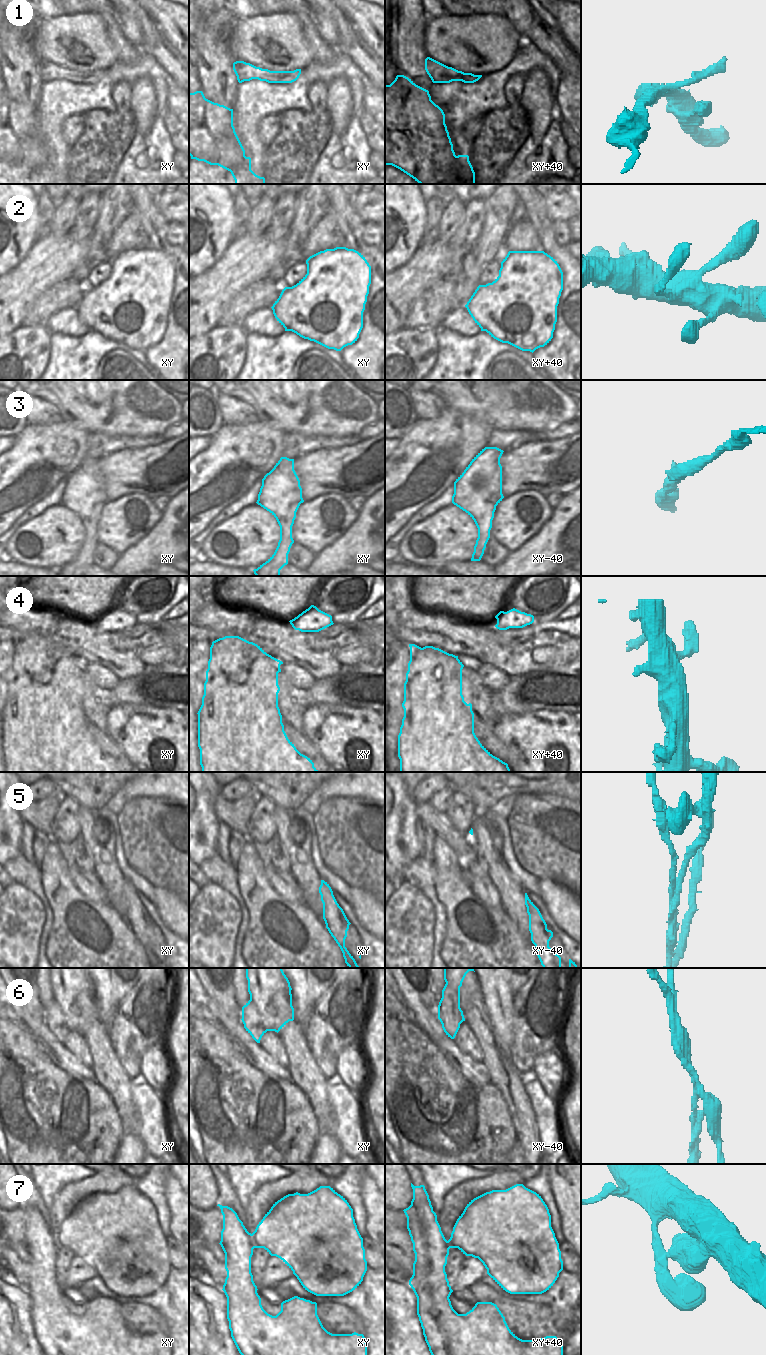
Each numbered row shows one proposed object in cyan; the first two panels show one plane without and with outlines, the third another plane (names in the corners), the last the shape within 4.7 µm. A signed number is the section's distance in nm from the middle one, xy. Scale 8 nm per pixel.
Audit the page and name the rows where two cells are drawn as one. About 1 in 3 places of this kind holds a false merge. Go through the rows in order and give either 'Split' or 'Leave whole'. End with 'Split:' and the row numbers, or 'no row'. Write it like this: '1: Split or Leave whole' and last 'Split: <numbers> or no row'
1: Leave whole
2: Leave whole
3: Leave whole
4: Leave whole
5: Split
6: Split
7: Leave whole
Split: 5, 6

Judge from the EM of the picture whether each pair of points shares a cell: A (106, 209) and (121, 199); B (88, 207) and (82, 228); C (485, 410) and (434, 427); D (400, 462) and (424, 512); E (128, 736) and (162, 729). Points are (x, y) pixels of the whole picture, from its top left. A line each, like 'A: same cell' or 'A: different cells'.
A: same cell
B: same cell
C: different cells
D: different cells
E: same cell

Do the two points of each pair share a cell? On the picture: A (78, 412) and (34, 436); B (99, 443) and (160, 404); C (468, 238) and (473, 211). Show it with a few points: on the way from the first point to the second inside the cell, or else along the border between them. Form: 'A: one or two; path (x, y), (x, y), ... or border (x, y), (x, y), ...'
A: two; border (65, 417), (74, 420), (86, 431)
B: two; border (88, 432), (102, 432), (111, 436), (134, 436)
C: one; path (468, 231), (473, 218)

